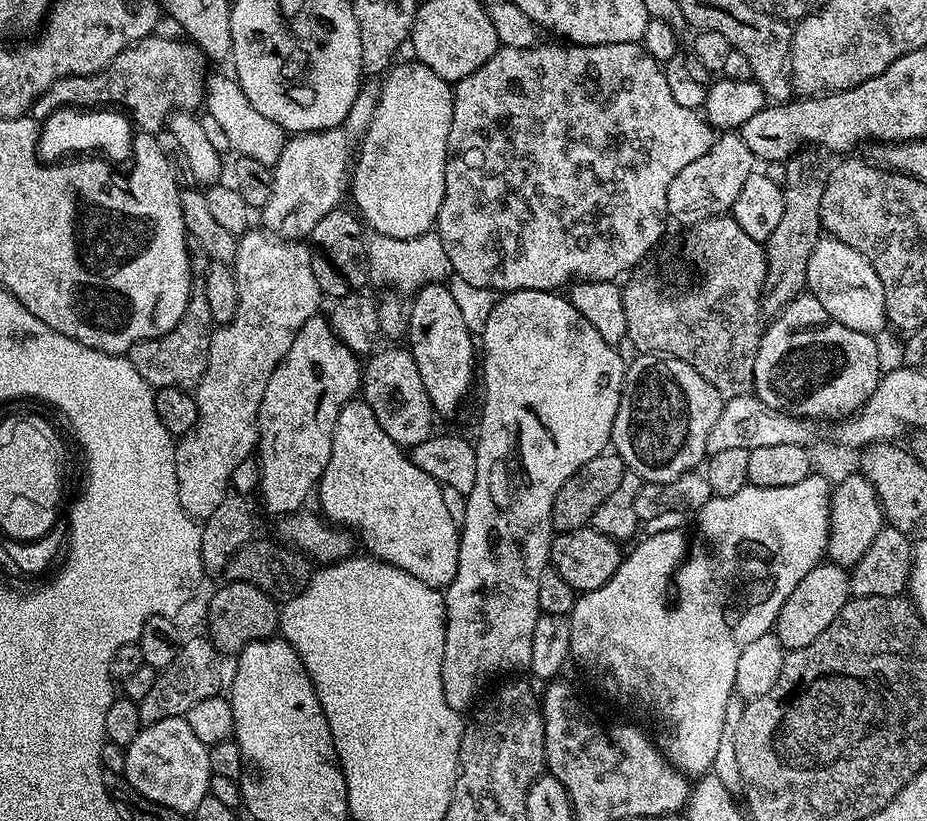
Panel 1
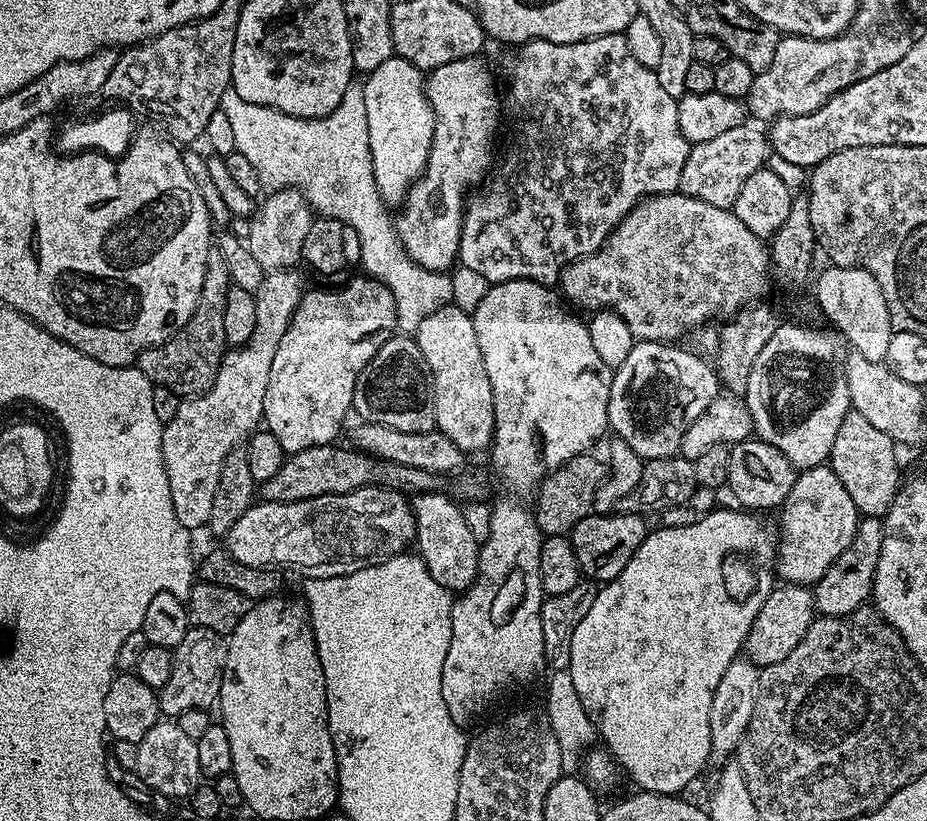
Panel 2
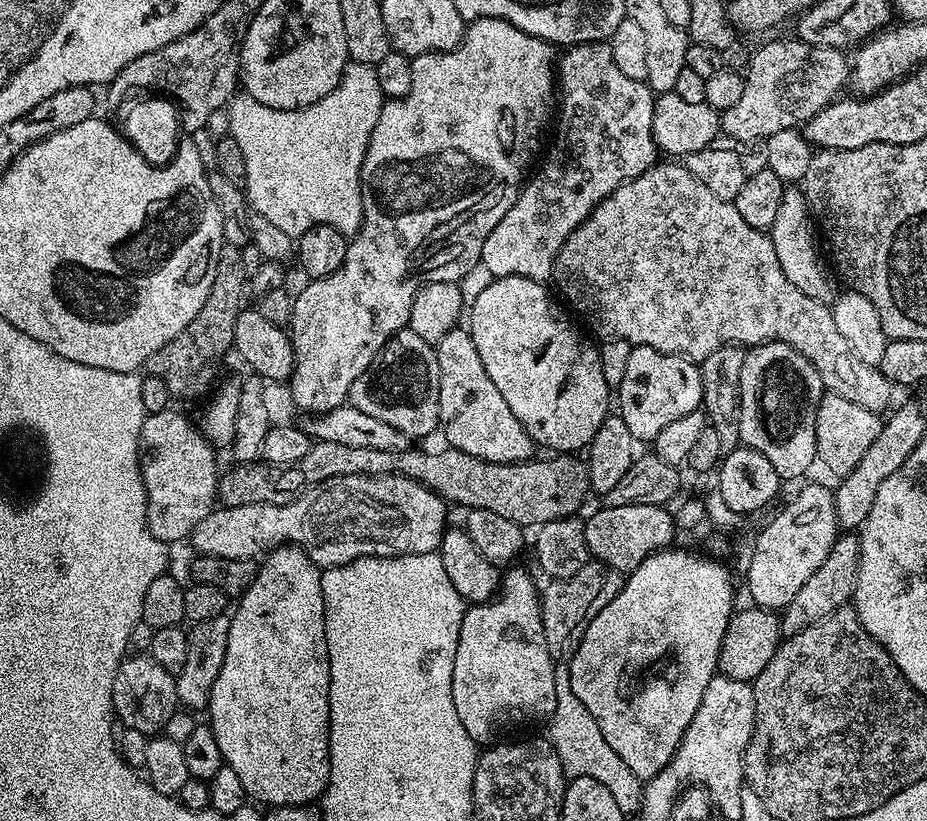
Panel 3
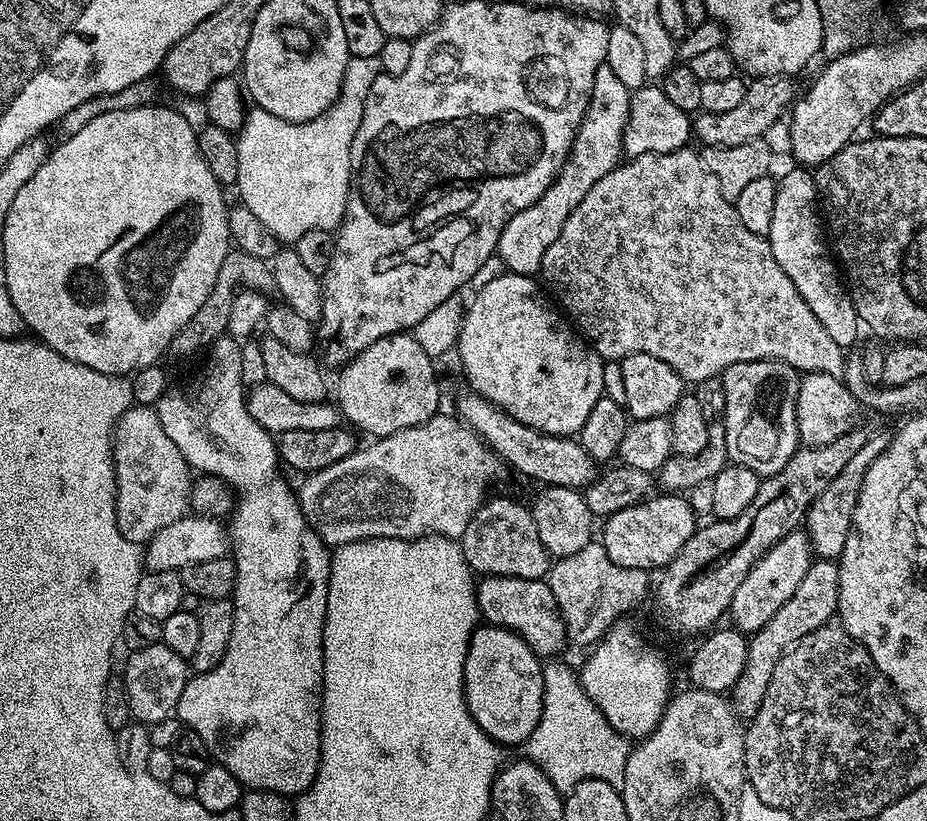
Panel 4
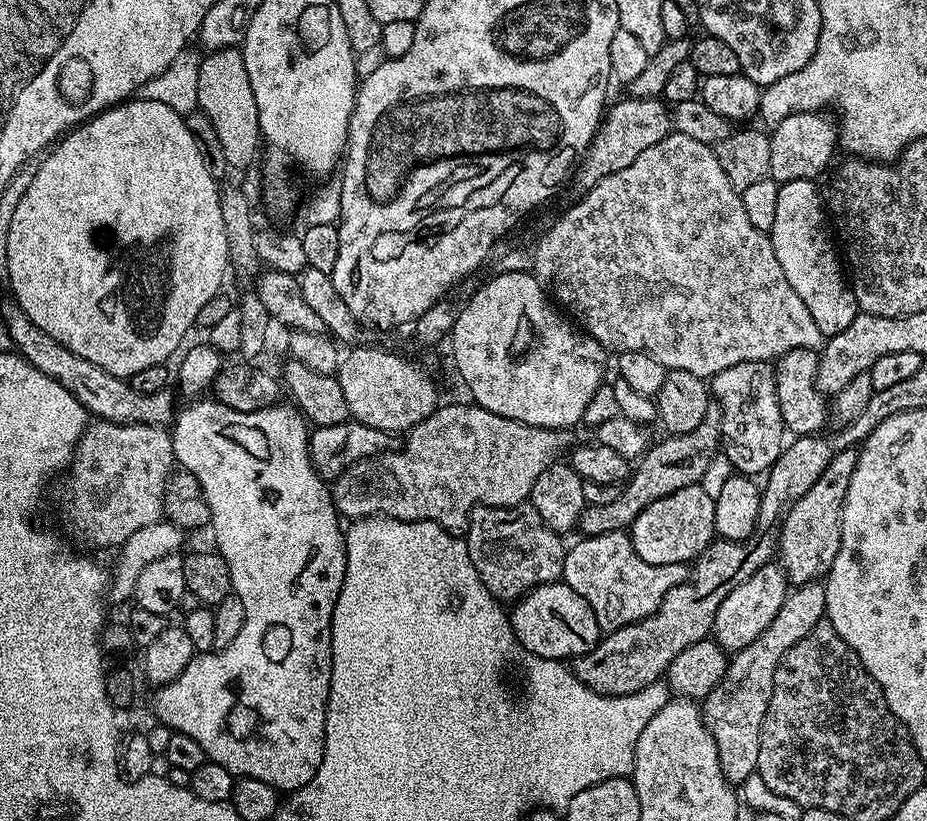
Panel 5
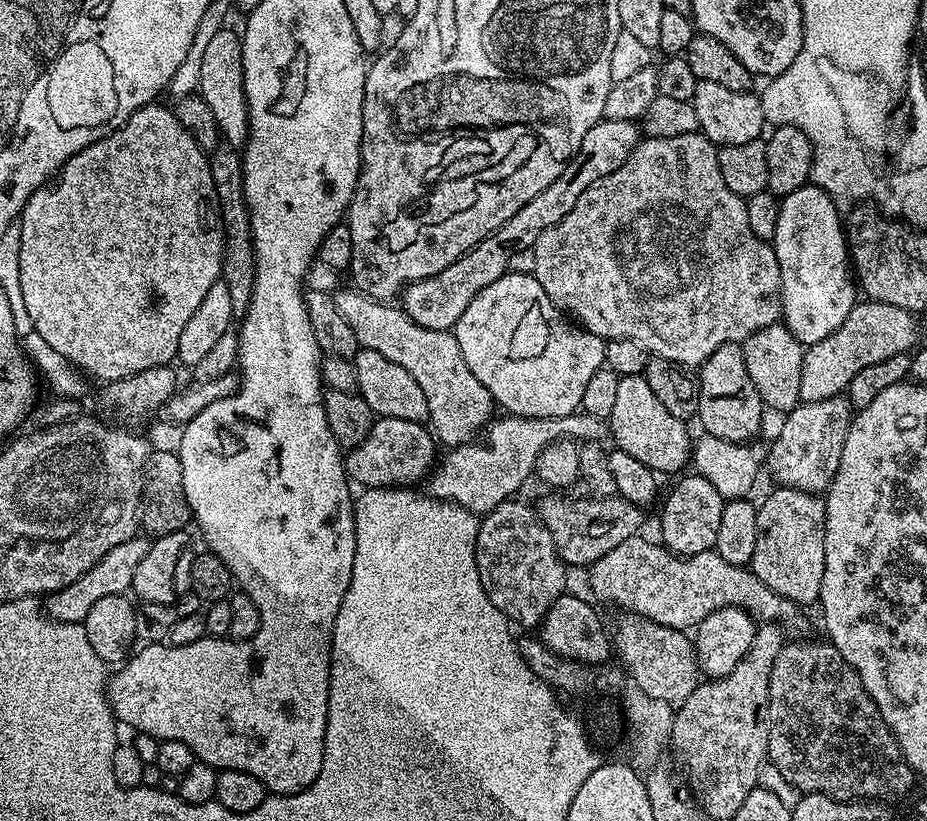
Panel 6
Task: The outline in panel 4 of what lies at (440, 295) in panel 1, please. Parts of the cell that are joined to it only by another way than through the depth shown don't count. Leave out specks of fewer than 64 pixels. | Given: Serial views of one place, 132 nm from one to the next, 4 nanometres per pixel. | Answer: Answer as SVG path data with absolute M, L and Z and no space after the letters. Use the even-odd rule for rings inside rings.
M466 390L457 398L454 412L500 455L501 460L511 467L513 464L522 475L537 480L537 485L566 486L583 490L596 480L598 462L590 458L586 450L582 450L579 439L570 436L547 436L544 432L534 430L473 390Z

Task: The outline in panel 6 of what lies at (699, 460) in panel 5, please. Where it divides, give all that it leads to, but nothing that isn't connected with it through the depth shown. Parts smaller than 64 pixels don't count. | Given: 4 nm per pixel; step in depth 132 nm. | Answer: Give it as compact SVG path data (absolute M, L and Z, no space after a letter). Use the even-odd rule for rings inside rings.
M548 494L538 505L538 515L546 530L550 530L550 538L554 538L554 550L559 554L561 562L573 569L587 569L602 554L610 554L614 546L626 542L626 538L637 535L644 524L645 509L639 504L632 504L619 494L587 498L588 500L564 501L560 494Z

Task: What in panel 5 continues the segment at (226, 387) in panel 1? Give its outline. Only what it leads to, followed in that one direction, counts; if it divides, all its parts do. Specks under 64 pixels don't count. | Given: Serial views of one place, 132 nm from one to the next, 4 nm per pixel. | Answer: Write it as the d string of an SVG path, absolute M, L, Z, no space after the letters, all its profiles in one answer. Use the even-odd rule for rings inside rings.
M96 420L85 428L76 453L67 469L68 520L72 528L88 544L96 548L122 546L138 530L157 524L164 516L164 491L174 471L172 437L167 427L159 424L115 424Z

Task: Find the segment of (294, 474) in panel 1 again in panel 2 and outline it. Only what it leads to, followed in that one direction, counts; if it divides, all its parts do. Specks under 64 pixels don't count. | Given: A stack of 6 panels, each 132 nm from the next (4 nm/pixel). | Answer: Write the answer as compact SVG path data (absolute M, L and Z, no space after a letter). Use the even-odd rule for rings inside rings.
M360 274L343 286L320 287L324 288L305 291L301 295L300 304L290 318L290 326L286 326L282 342L278 342L274 362L270 362L270 382L266 382L263 423L266 430L278 438L278 446L282 446L286 454L335 441L344 419L352 412L358 374L362 374L370 358L374 358L374 354L378 354L380 347L397 331L396 303L380 279Z

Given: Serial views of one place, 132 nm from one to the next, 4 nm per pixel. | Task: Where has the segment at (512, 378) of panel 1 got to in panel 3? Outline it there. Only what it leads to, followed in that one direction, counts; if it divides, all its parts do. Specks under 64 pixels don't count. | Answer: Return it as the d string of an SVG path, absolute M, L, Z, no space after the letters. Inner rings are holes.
M521 276L492 279L490 286L486 286L470 306L470 331L486 374L490 374L494 386L498 386L498 394L506 398L506 406L510 406L514 418L518 418L526 434L530 434L533 445L552 448L548 450L556 454L576 454L587 449L594 434L598 434L598 426L610 415L610 389L606 378L602 378L597 345L587 344L580 337L579 330L568 321L569 313L564 313L544 288L547 287L541 281ZM509 567L503 573L493 599L485 604L465 607L462 630L458 630L458 650L454 654L452 675L454 710L458 710L458 719L462 721L462 726L466 726L466 734L470 734L477 746L499 741L507 728L551 721L556 709L556 664L550 650L546 650L544 627L540 621L541 593L531 574L516 567Z

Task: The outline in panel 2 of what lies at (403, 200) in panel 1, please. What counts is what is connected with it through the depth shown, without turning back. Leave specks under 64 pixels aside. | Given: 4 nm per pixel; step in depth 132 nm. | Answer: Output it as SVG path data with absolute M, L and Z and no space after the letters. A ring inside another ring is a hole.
M392 55L363 81L366 120L369 123L371 162L381 199L399 205L425 170L433 142L433 108L429 104L423 71L398 55Z

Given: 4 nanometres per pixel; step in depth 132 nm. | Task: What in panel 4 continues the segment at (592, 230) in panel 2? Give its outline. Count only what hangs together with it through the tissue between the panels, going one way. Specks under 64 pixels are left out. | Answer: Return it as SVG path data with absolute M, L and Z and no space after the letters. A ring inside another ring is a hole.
M605 66L598 70L598 74L594 74L594 88L590 94L590 102L586 106L586 114L578 126L576 137L572 139L572 148L568 152L562 170L554 178L554 182L546 190L546 194L542 194L542 198L538 198L538 202L526 206L518 214L514 214L514 218L510 218L502 230L498 254L509 273L517 276L532 276L539 273L542 266L542 254L546 254L546 250L550 250L554 238L558 238L558 234L562 234L562 226L566 226L566 218L570 218L570 214L574 214L574 206L578 206L578 202L582 202L582 198L586 198L590 186L594 186L594 182L598 182L598 178L606 178L606 174L610 174L610 170L614 170L622 163L624 131L631 101L632 92L626 86L622 86L622 82L615 76L614 70Z

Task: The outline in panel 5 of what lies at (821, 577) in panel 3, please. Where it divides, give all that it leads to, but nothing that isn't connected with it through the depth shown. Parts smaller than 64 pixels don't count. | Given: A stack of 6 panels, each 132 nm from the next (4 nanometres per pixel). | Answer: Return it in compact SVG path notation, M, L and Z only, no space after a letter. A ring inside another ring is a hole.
M813 582L795 585L782 602L778 614L774 614L774 622L770 622L770 626L766 626L766 630L762 630L762 634L758 634L758 638L754 638L754 642L750 642L750 646L746 646L729 659L728 669L722 682L718 682L718 686L714 686L714 690L710 690L710 694L704 697L702 701L704 721L718 746L720 765L724 776L733 785L743 785L744 780L756 772L762 722L766 718L766 710L770 706L770 694L774 690L774 674L778 670L782 658L793 646L802 642L802 638L806 638L806 634L810 634L810 630L814 630L814 626L821 624L825 616L826 590L824 584Z

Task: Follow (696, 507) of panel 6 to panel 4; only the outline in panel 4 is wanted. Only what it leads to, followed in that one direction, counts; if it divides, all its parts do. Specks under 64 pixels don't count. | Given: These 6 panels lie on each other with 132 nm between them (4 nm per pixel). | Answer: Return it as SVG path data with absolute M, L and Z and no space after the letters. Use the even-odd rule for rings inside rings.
M680 494L659 495L653 495L626 510L618 510L618 514L603 521L602 543L606 554L610 554L610 558L618 562L618 566L645 570L663 569L696 533L698 517L695 510L688 505L687 499Z

